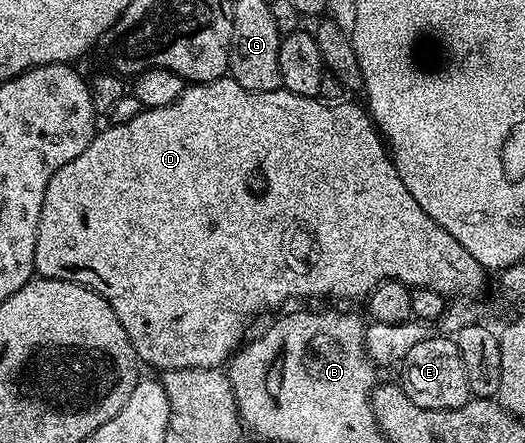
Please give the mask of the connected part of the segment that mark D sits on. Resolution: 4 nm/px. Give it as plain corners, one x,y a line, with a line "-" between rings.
226,75
219,78
218,81
202,81
190,84
179,95
179,99
175,99
175,103
167,103
167,107
142,108
141,113
135,115
135,119
118,125
110,124
109,129
103,130
102,133
100,130
91,139
91,143
87,143
87,148
84,149
83,155
75,155
75,159
71,163
59,167
59,171
55,171
55,175
51,175
51,183
47,183
43,207
41,208
41,218
37,228
37,242
35,243
35,263
33,267
36,276
50,277
60,281
78,281
81,285
88,285
90,289
95,290
103,299
107,299
107,303
111,303
115,315
119,315
119,323
123,323
123,331
127,331
127,335
135,347
138,362
145,364
146,361
151,368
157,369
153,371
215,369
224,366
246,340
247,332
245,333
245,328
252,323
253,316
256,313
261,313
264,309
278,308
277,310
280,310
285,307
280,307
280,305
285,305
288,301
301,301
304,297
334,297
337,300
334,302
349,303
345,301
357,301
360,297
361,300
368,298
369,294
373,292
373,288
381,281
398,281
413,289
439,291
447,299
453,296
469,297
473,295
471,293
479,292
485,277
487,277
487,270
475,259
475,255
471,255
471,251
467,251
467,247
463,247
463,243
459,243
459,239
454,239
452,235
447,235
447,231
443,231
443,227
439,227
439,223
435,223
435,219
431,219
431,215
425,210
424,205
419,204
417,197
411,195
411,191
407,191
407,187
403,187
403,179
399,179
399,171
395,171
390,150
387,148
381,134
377,132
377,126
373,124
373,119
368,112
360,104
358,104
359,106
345,104
330,103
317,97
295,95
284,87
275,91
267,91
266,93
252,93
243,87
239,87
237,81

